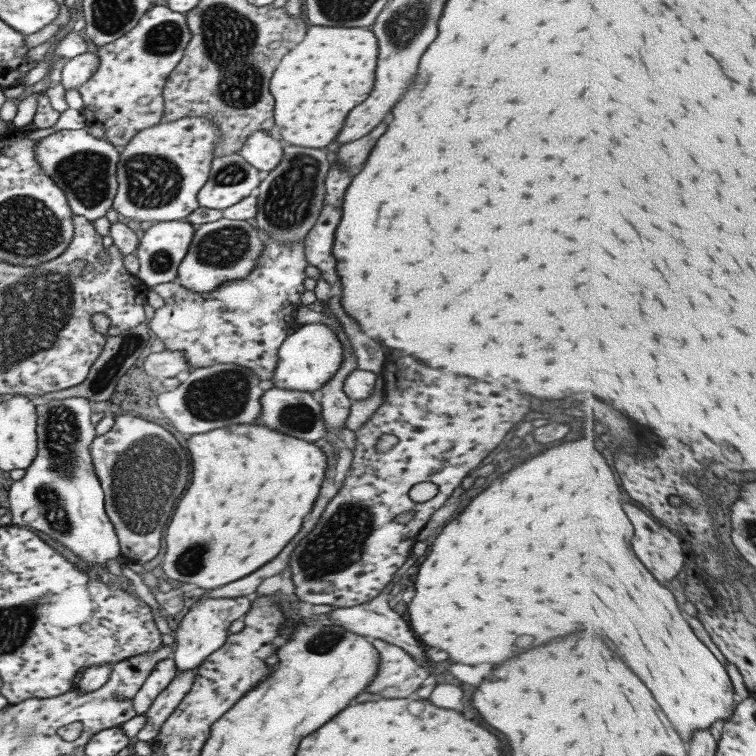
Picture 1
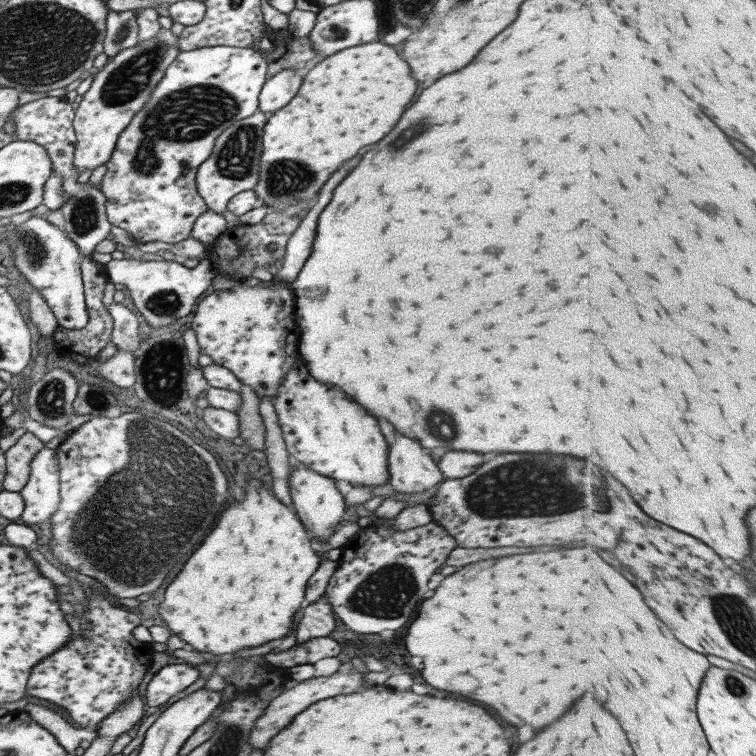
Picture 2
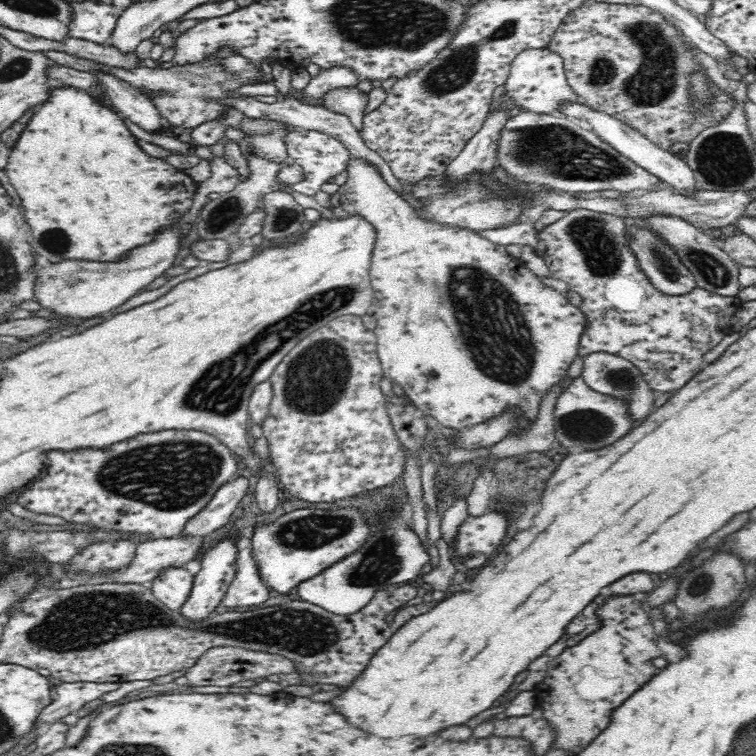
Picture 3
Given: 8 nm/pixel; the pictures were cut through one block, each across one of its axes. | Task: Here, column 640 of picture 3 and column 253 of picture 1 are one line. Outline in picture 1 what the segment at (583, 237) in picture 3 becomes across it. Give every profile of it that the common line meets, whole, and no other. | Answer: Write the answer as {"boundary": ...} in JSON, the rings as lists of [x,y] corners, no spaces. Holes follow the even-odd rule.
{"boundary":[[[265,235],[263,250],[256,260],[253,270],[245,278],[237,278],[224,282],[215,290],[207,293],[195,293],[185,290],[177,280],[161,283],[149,288],[163,299],[163,305],[154,310],[148,320],[148,329],[155,334],[157,340],[163,342],[164,350],[181,352],[184,361],[191,369],[203,368],[217,364],[238,364],[252,370],[260,379],[262,385],[267,385],[273,376],[277,351],[281,341],[296,327],[293,313],[299,308],[301,294],[303,294],[303,270],[309,265],[304,257],[302,240],[293,240],[288,244],[280,244]]]}

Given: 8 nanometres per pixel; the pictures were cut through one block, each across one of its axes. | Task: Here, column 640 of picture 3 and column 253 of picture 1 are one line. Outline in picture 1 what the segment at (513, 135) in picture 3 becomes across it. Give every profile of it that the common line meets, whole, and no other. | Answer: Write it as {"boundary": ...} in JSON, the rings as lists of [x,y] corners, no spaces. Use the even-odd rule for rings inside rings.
{"boundary":[[[238,153],[214,157],[210,164],[207,180],[196,194],[199,207],[225,210],[225,208],[233,206],[242,198],[254,194],[256,186],[260,183],[259,171],[243,161]]]}

